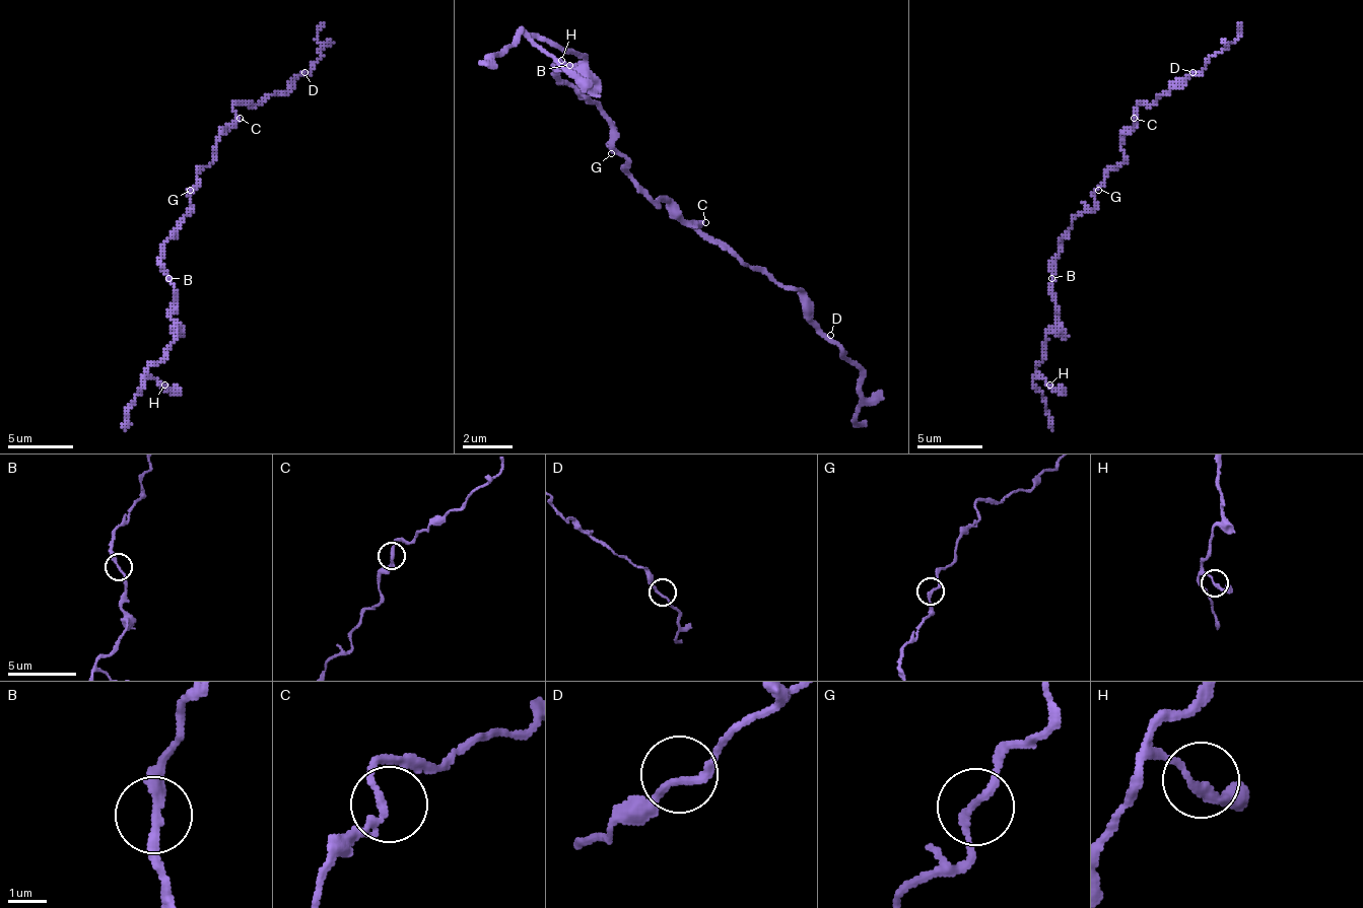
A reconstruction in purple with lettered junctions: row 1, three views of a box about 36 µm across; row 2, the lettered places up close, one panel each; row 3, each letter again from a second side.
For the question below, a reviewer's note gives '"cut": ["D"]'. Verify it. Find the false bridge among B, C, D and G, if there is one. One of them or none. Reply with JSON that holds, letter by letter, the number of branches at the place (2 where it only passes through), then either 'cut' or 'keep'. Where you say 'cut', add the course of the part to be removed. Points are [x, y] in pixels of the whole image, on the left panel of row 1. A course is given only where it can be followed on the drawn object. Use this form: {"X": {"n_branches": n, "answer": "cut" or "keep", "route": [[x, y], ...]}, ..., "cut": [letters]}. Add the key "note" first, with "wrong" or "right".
{"note": "wrong", "B": {"n_branches": 2, "answer": "keep"}, "C": {"n_branches": 2, "answer": "keep"}, "D": {"n_branches": 2, "answer": "keep"}, "G": {"n_branches": 2, "answer": "keep"}, "cut": []}

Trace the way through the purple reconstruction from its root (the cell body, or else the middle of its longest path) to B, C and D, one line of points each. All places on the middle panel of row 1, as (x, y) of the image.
B: (611, 147), (611, 122), (555, 72), (561, 72), (567, 66)
C: (611, 147), (624, 159), (624, 166), (636, 179), (636, 185), (655, 203), (662, 197), (686, 222), (705, 222)
D: (611, 147), (655, 203), (662, 197), (698, 222), (698, 234), (787, 284), (830, 335)

